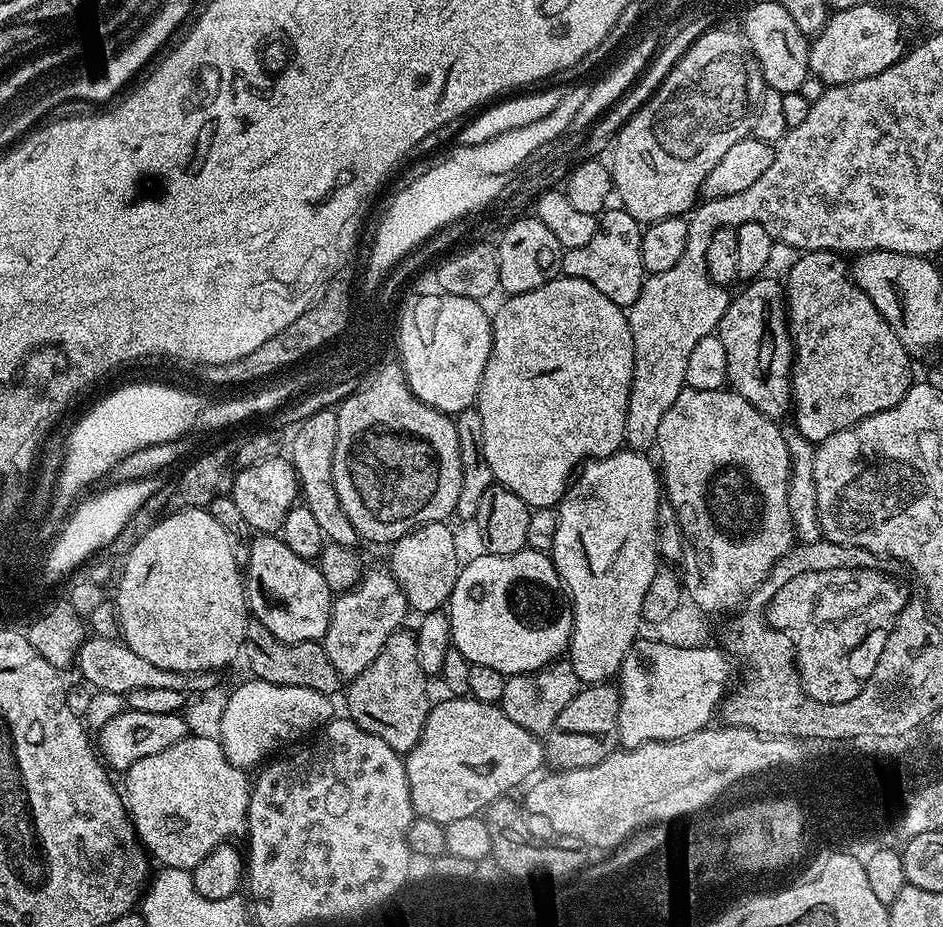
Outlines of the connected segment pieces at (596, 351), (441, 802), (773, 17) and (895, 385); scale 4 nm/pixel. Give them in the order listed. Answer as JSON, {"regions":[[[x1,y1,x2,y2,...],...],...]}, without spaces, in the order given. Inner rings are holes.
{"regions":[[[561,274,556,279,538,286,538,290,530,290,517,296,509,295,507,299,508,301,497,310,496,316,494,312,491,317,492,349,490,358,486,358,486,370,482,370,482,382,474,405,482,418,486,462,490,462,493,481,518,494,518,498,522,498,522,502,526,502,529,509,556,508,560,499,568,491,574,473,581,465,589,460,606,458,610,454,619,452,625,443,626,406,630,398,634,370,634,338,630,334,627,311,610,302,610,298,606,298,606,294,600,293,595,286,590,286,590,282,582,282,582,278]],[[471,698,447,699,441,704,433,703,429,707,426,726,418,742,403,757,412,808,417,817,445,826,450,822,458,822,458,818,480,816,483,808,490,807,499,796,506,795,511,788,518,787,520,783,523,785,529,778,535,777,541,771,539,768,545,767,546,764,544,740,537,733,522,730,518,722,506,718,499,704,487,704]],[[771,3,753,8,746,27,749,36,752,36,748,44,756,55,757,62,760,63,765,85,783,93,800,91,802,82,810,77,808,71,810,40,802,34,802,30,798,30,798,25,794,18,790,18,786,6,776,7,775,3]],[[806,252,797,255,797,257,797,260,792,264,792,269,788,272,788,284,786,280,786,307,794,349,792,357,792,402,794,405,794,416,796,412,794,428,795,431,804,435,807,440,811,440,813,445,818,445,826,438,830,438,830,434,838,434,838,430,846,430,850,426,862,422,862,418,870,418,870,414,878,414,882,410,890,410,890,406,897,404,914,383,914,377,912,377,914,360,902,346,898,334,894,334,894,330,890,330,890,322,886,322,886,318,882,318,882,314,878,314,874,302,870,302,870,298,865,292,854,283,850,275,849,265,846,263,843,255,834,252]]]}

